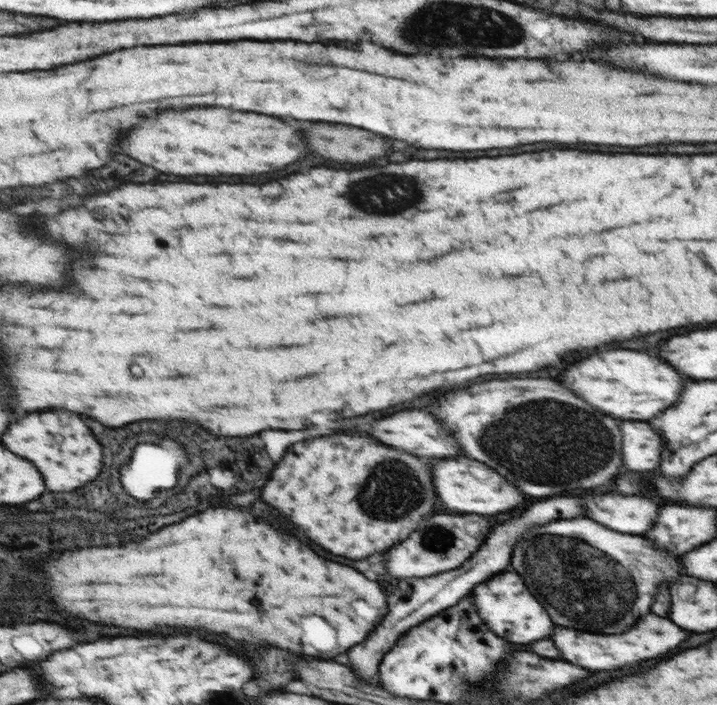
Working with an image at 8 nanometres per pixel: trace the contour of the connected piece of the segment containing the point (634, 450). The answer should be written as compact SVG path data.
M625 422L625 466L629 470L655 470L665 442L645 422Z

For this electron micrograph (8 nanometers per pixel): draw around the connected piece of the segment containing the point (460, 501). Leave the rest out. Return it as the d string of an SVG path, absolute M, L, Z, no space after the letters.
M461 456L457 460L443 460L437 464L437 468L433 468L433 476L437 476L437 496L441 496L441 502L451 512L499 514L499 512L523 508L527 500L525 494L521 494L513 484L509 484L495 470L471 458Z

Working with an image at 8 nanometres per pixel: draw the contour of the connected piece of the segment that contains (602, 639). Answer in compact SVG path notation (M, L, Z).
M645 616L637 628L629 628L621 636L593 636L589 632L575 632L571 628L559 628L553 632L551 640L555 642L557 650L561 652L561 660L567 660L575 666L589 668L589 670L617 670L617 668L637 668L647 660L661 660L669 656L669 650L675 650L683 640L689 638L689 632L681 630L667 618L659 616Z

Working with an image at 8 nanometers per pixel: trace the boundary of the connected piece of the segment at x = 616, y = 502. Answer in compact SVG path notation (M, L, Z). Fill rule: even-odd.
M603 494L587 496L587 518L597 520L597 524L605 524L605 528L613 528L615 532L641 536L655 524L657 504L649 498L639 496L619 496L619 494Z

